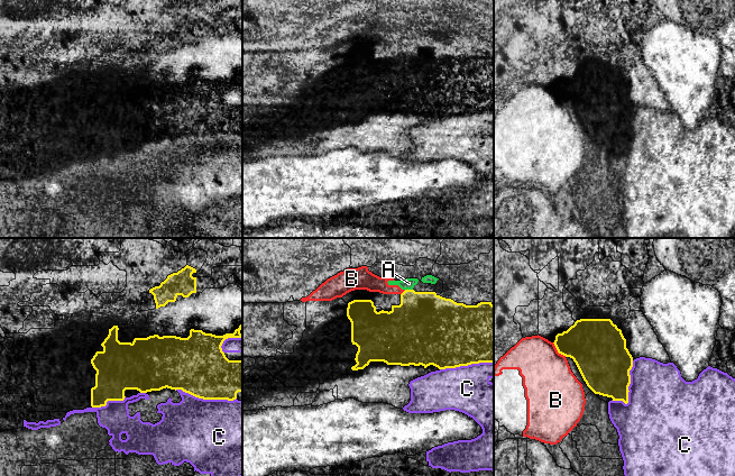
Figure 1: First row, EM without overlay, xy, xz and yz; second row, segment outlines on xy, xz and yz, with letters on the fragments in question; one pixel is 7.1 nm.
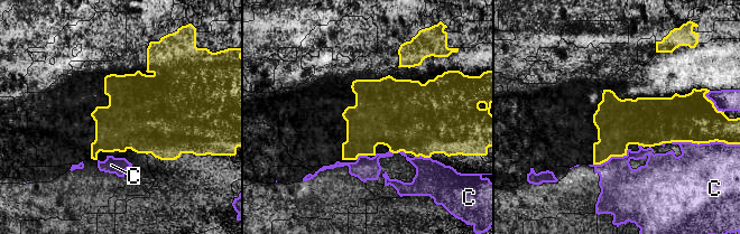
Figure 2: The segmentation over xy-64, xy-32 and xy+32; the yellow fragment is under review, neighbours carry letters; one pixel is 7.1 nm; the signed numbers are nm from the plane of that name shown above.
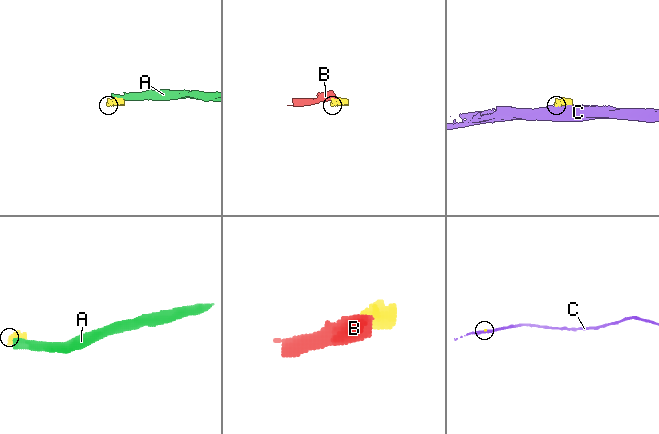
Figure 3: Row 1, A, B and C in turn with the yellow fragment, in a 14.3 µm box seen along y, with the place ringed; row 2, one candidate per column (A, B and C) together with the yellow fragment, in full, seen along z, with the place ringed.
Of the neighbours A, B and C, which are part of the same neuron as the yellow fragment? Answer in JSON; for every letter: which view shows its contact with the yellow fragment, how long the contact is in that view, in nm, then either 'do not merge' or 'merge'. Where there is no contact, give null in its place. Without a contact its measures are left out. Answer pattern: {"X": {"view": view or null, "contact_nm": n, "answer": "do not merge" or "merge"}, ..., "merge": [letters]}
{"A": {"view": "xz", "contact_nm": 60, "answer": "do not merge"}, "B": {"view": "yz", "contact_nm": 140, "answer": "do not merge"}, "C": {"view": "xy", "contact_nm": 440, "answer": "do not merge"}, "merge": []}

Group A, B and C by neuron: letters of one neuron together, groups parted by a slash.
A B / C

